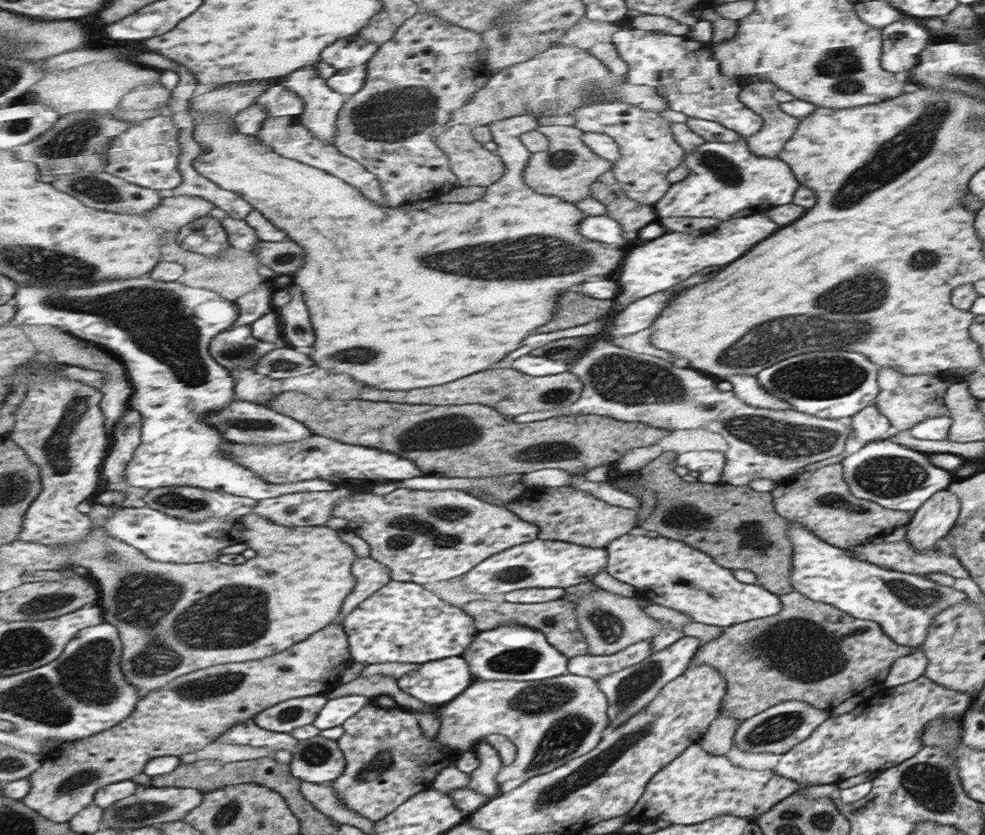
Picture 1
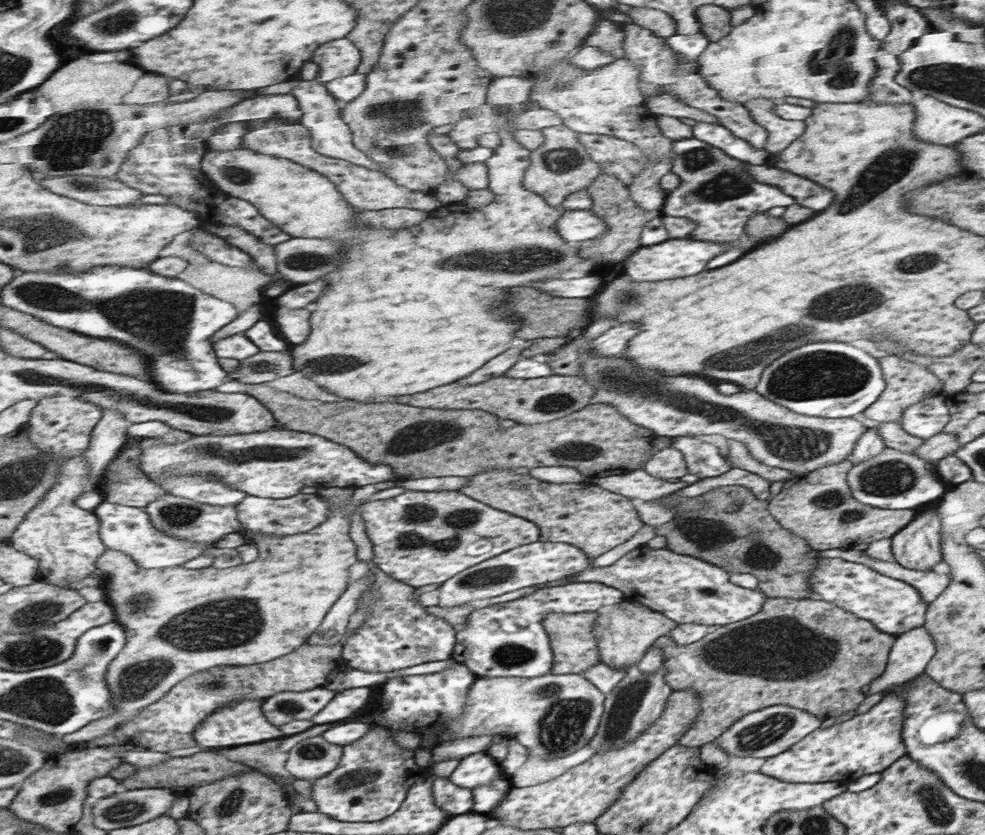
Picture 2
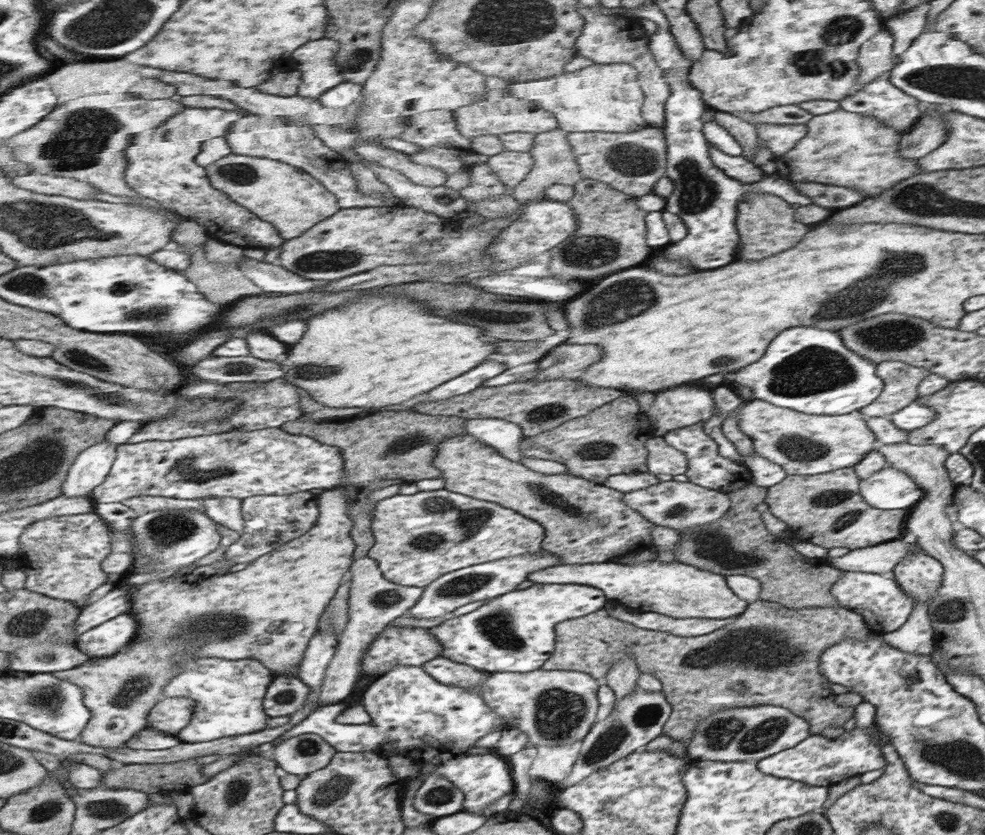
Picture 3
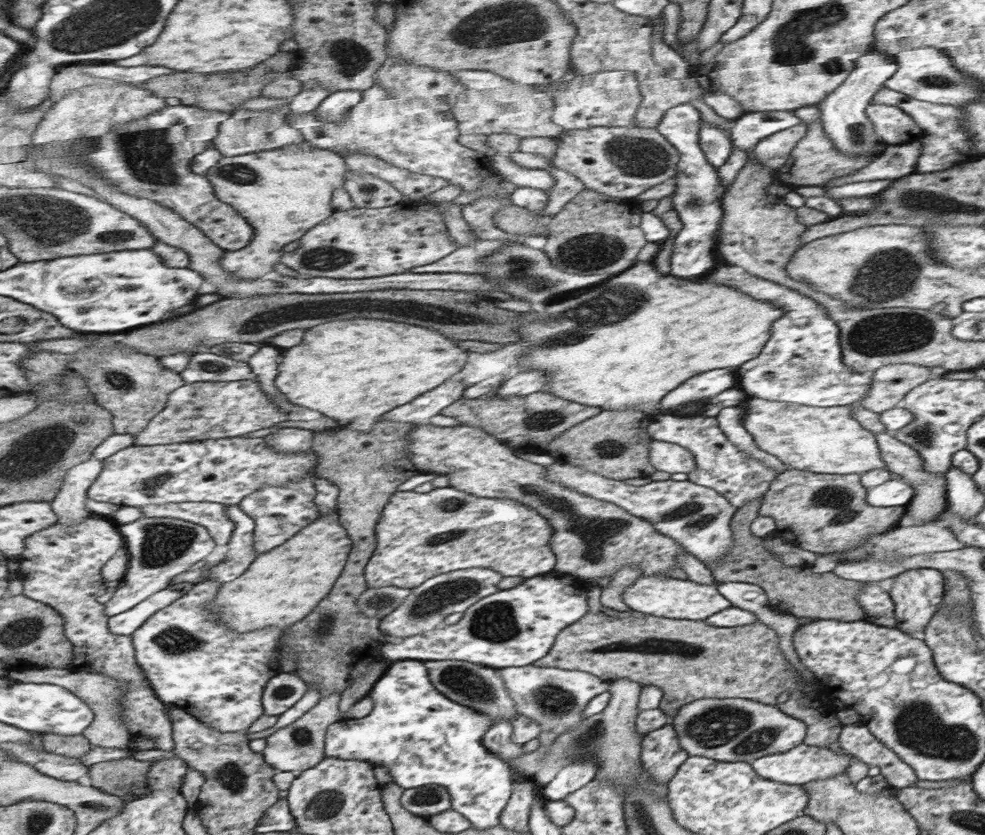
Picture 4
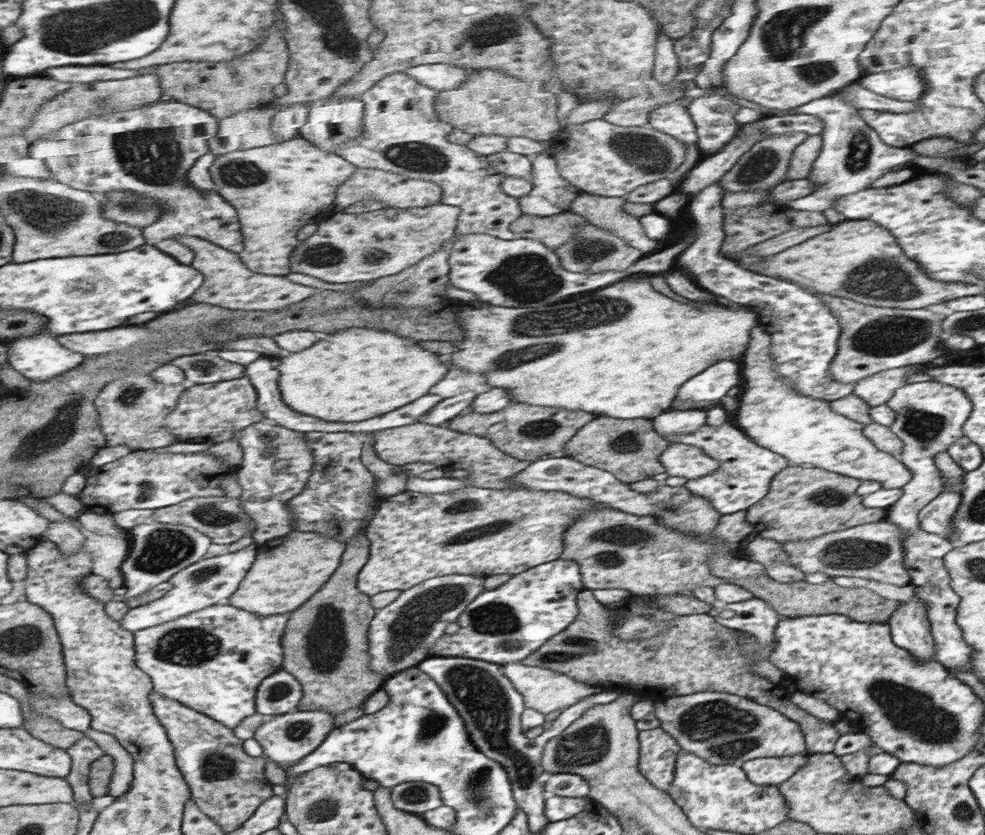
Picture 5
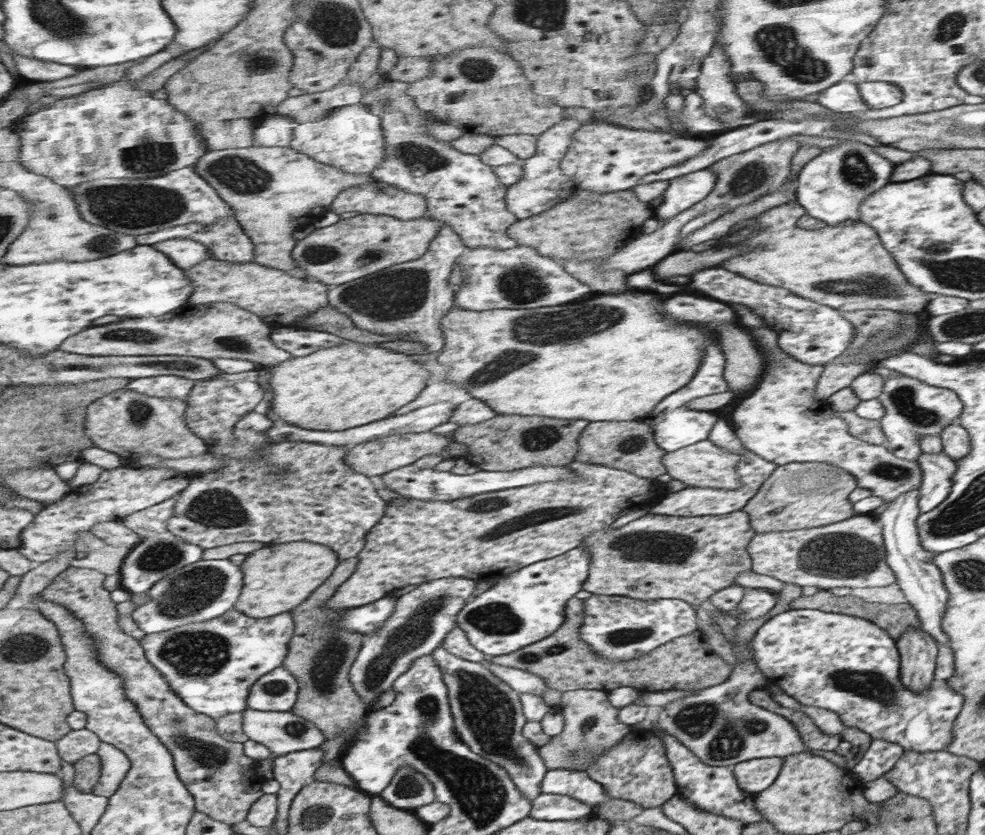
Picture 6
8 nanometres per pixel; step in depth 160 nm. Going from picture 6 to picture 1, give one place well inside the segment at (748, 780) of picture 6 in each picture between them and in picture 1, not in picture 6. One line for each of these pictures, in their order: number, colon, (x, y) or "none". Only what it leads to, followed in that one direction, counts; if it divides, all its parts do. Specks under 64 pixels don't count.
1: (890, 731)
2: (867, 743)
3: (819, 761)
4: (803, 764)
5: (773, 771)

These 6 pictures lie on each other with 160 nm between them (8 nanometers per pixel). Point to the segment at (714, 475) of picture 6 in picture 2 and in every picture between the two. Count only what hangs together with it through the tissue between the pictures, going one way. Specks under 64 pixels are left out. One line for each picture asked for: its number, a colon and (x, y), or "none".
2: (668, 462)
3: (662, 459)
4: (671, 458)
5: (684, 460)

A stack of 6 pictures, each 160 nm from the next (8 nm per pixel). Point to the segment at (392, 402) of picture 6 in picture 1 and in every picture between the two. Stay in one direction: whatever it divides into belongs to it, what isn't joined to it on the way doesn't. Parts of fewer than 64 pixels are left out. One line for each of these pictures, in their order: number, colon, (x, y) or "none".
1: (398, 323)
2: (416, 324)
3: (360, 344)
4: (349, 369)
5: (355, 375)

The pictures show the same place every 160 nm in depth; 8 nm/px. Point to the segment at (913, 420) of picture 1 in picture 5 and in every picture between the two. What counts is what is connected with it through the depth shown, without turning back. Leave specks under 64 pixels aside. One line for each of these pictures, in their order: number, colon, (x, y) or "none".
2: (906, 383)
3: (900, 379)
4: (889, 383)
5: (877, 389)

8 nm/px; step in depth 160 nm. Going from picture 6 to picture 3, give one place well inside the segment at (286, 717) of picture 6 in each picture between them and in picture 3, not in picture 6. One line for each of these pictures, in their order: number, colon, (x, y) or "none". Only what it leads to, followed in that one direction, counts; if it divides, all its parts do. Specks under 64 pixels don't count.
3: (375, 601)
4: (300, 746)
5: (287, 739)

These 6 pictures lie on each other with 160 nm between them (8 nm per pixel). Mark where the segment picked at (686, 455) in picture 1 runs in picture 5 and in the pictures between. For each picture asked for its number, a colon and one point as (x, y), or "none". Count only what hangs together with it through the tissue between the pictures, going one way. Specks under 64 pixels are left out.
2: (704, 460)
3: (704, 466)
4: (718, 464)
5: (745, 470)

